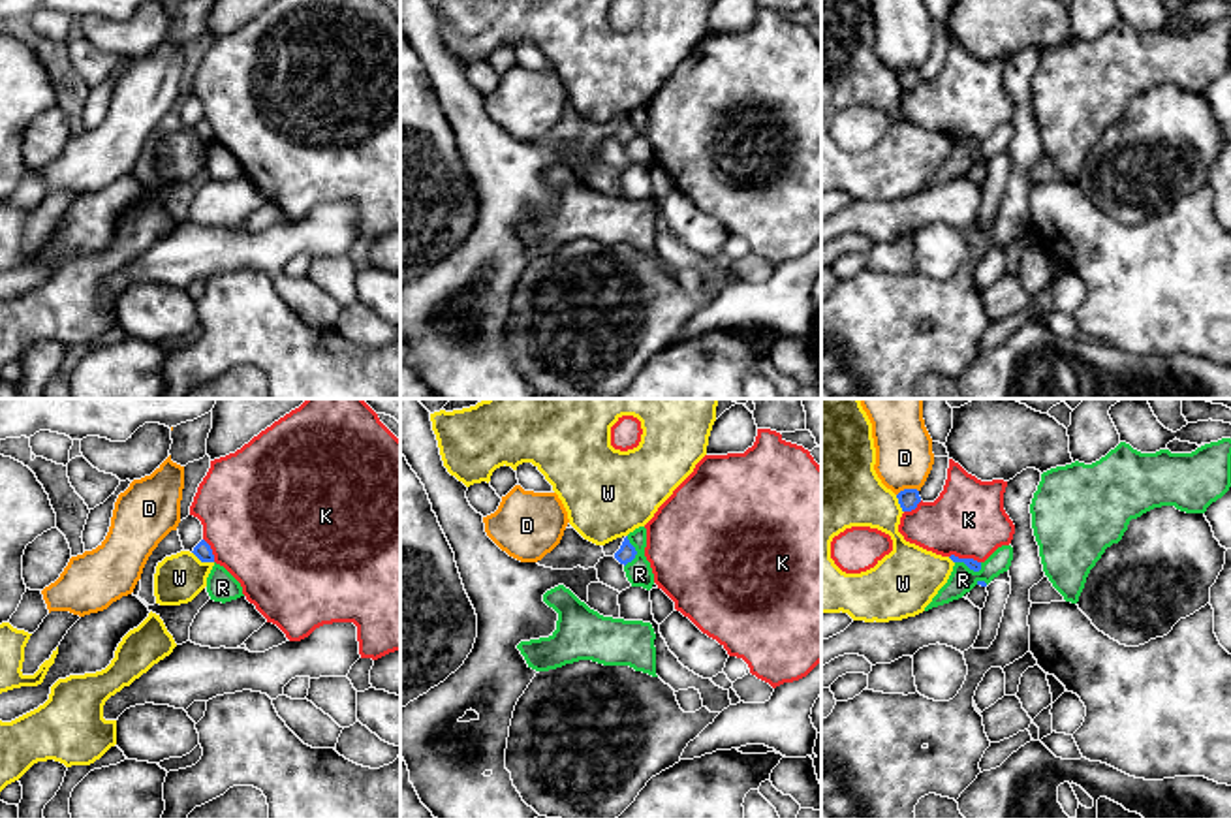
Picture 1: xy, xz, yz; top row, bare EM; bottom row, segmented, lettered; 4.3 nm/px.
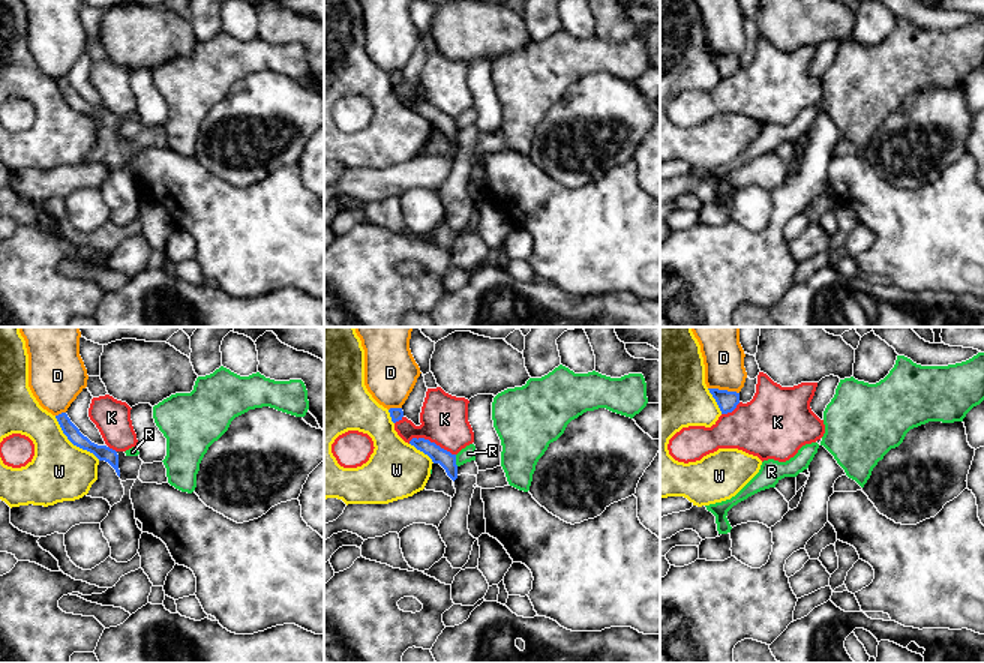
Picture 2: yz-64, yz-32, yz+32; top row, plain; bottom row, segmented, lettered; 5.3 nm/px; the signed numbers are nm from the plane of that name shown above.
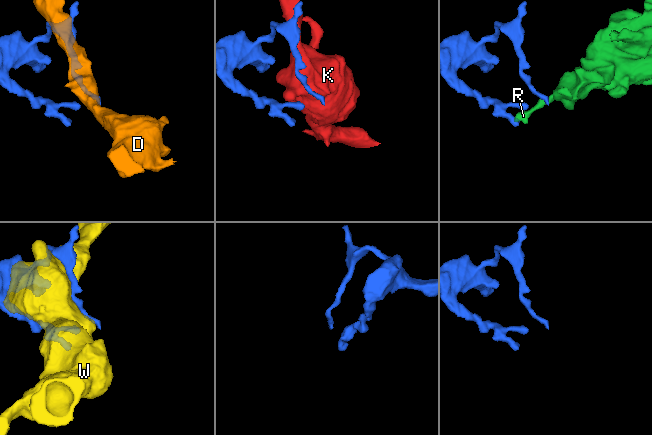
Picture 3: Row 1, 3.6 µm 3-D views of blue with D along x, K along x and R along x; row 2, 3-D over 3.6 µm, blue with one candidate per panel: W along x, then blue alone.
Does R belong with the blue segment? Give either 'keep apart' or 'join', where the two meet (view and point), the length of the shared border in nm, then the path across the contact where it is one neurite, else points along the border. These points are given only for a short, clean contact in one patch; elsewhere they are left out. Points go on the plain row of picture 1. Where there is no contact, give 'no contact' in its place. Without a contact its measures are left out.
keep apart; contact xz (636, 130); length 140 nm

